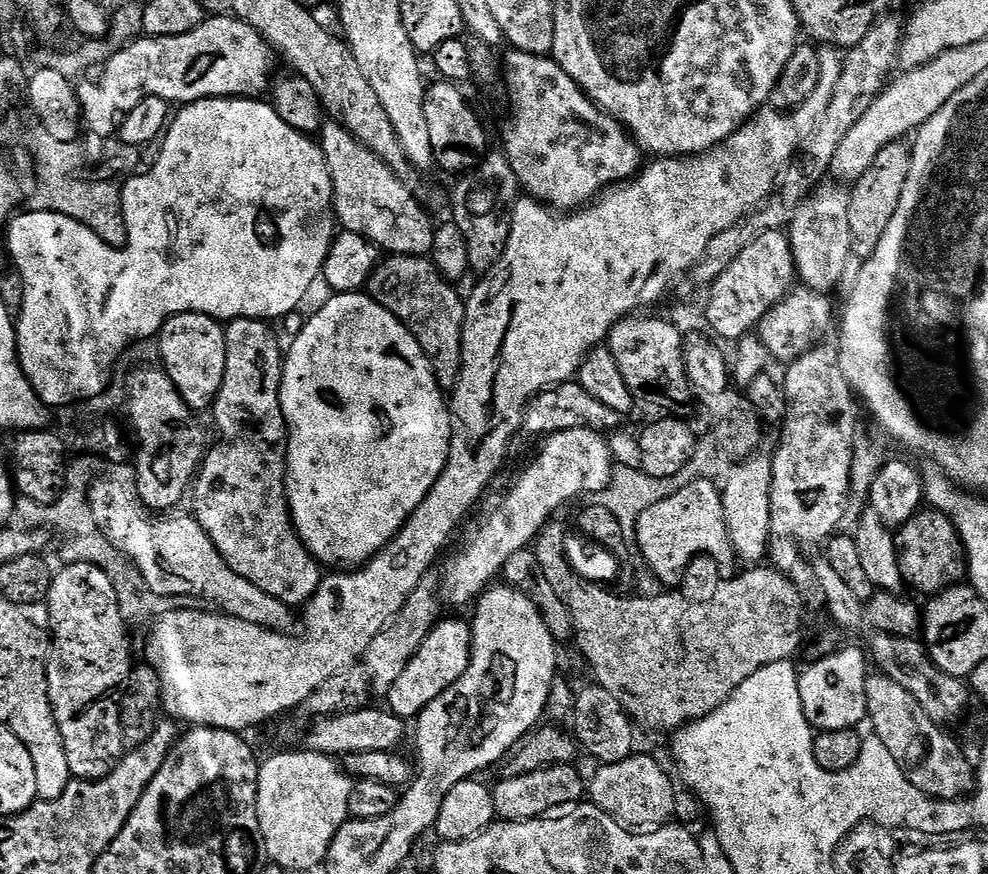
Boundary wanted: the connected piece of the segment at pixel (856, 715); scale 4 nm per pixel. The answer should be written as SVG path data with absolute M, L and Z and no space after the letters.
M841 647L835 652L831 652L829 656L823 656L821 660L813 660L807 666L808 669L801 671L799 673L800 677L800 697L802 698L802 710L806 714L808 719L808 725L813 728L816 732L829 732L830 730L846 730L847 728L856 730L861 726L860 723L865 723L866 717L868 715L868 707L866 706L866 682L868 681L870 675L870 664L866 659L865 653L864 656L856 648L844 648Z

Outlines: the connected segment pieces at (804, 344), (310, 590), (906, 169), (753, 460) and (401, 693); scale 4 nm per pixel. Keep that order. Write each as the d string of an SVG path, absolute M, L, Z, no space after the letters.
M796 286L758 321L760 341L770 350L773 361L781 360L781 365L787 366L823 341L820 339L832 328L832 298L813 288Z
M238 319L231 321L224 329L226 374L214 405L215 431L224 439L224 448L212 444L216 452L208 448L198 469L194 481L194 518L215 542L222 558L234 571L242 574L242 578L254 582L258 590L266 590L266 594L282 602L304 606L318 590L322 565L301 542L292 524L292 512L288 508L288 423L284 420L280 405L280 383L286 352L282 344L280 348L281 337L276 337L272 328L271 323L263 320Z
M907 143L890 144L879 151L870 168L851 185L850 246L857 261L870 259L874 250L878 250L878 242L882 242L882 234L886 234L886 226L890 226L890 218L894 218L898 202L902 202L902 190L906 186L906 178L910 178L911 161L912 153Z
M753 454L747 460L737 463L736 469L727 473L722 484L726 530L736 547L736 555L741 561L760 562L769 555L772 531L772 456Z
M441 619L422 642L418 654L402 670L402 678L394 682L386 697L387 707L395 716L415 718L434 698L442 695L451 684L458 682L472 661L472 629L460 620Z

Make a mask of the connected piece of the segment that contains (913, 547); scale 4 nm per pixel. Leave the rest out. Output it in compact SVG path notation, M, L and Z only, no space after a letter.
M928 506L915 512L895 533L898 566L905 585L916 592L945 592L961 583L967 575L967 556L954 522L944 512Z

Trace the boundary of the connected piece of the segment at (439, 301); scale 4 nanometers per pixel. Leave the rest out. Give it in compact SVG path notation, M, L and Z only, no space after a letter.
M389 255L376 265L366 285L367 295L394 314L416 336L432 362L436 381L445 390L455 389L462 370L464 305L453 285L422 256Z

